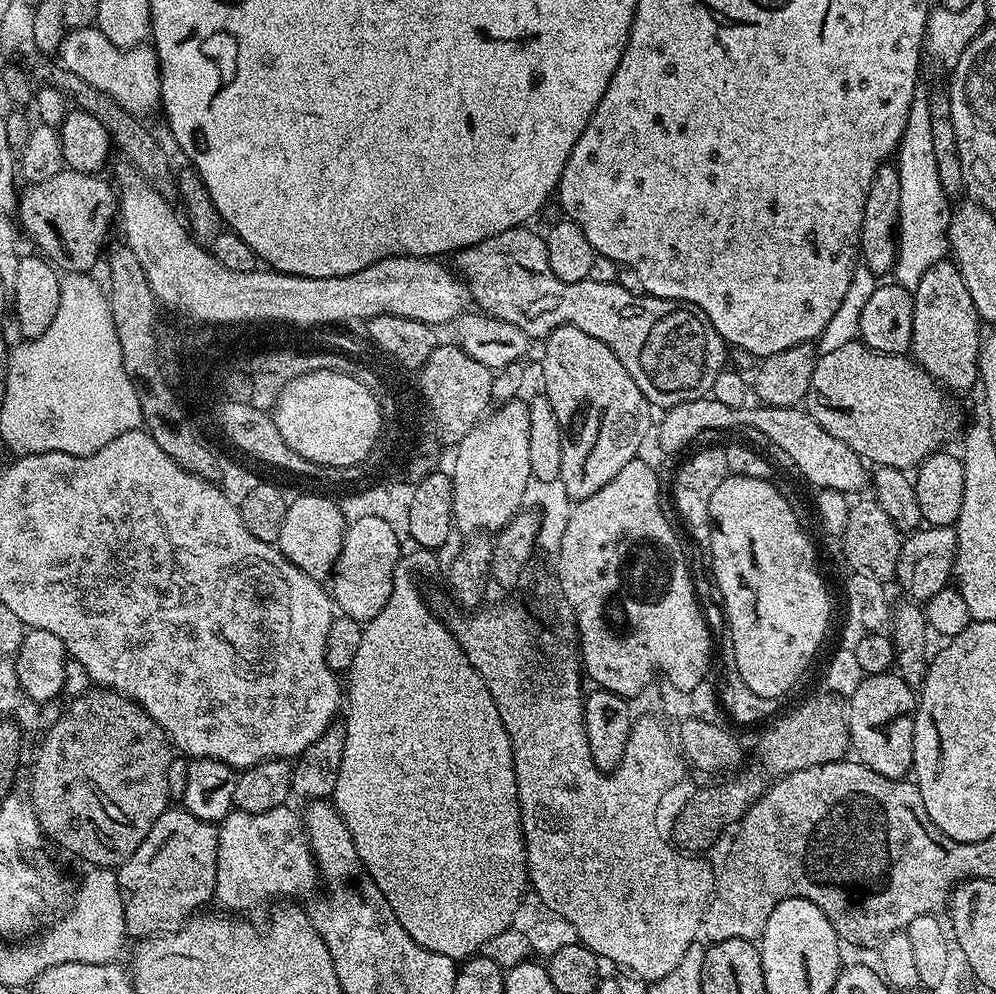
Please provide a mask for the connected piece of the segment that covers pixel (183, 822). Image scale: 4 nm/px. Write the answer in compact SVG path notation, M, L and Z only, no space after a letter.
M170 806L150 826L142 846L118 869L124 899L124 931L129 937L177 932L207 905L207 900L215 897L219 837L217 825L194 818L183 806Z

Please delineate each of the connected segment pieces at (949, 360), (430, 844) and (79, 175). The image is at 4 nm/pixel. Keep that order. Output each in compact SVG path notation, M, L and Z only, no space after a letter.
M948 258L930 266L912 298L911 359L949 393L971 393L980 374L980 327L980 315L974 310L974 302L970 302L970 290L962 282L960 269Z
M421 547L412 551L416 552L405 551L401 555L394 570L390 602L382 606L378 618L363 625L362 643L358 645L358 654L354 654L354 662L346 673L348 720L343 721L346 746L342 750L342 766L338 770L338 782L330 800L335 804L338 814L344 819L354 838L358 858L362 858L364 868L370 878L374 878L378 890L386 894L386 902L390 902L390 910L398 914L398 922L402 922L406 934L410 934L410 938L414 938L418 946L434 950L434 954L446 954L446 958L463 962L483 950L490 938L512 927L514 912L518 909L524 892L530 888L528 859L524 853L524 827L520 817L520 787L516 785L514 778L512 743L486 682L472 669L470 658L464 653L460 643L452 637L447 623L443 619L439 620L428 609L428 604L416 585L416 572L430 571L436 564L437 553Z
M62 170L40 184L29 183L28 189L19 193L16 216L21 229L61 271L89 273L103 253L112 220L118 214L118 192L100 178L91 172Z

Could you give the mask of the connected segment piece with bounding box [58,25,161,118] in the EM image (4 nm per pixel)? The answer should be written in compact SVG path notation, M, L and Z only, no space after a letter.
M95 25L69 29L60 44L58 58L65 71L78 75L84 82L108 94L132 116L146 118L160 108L160 60L151 45L120 49Z

